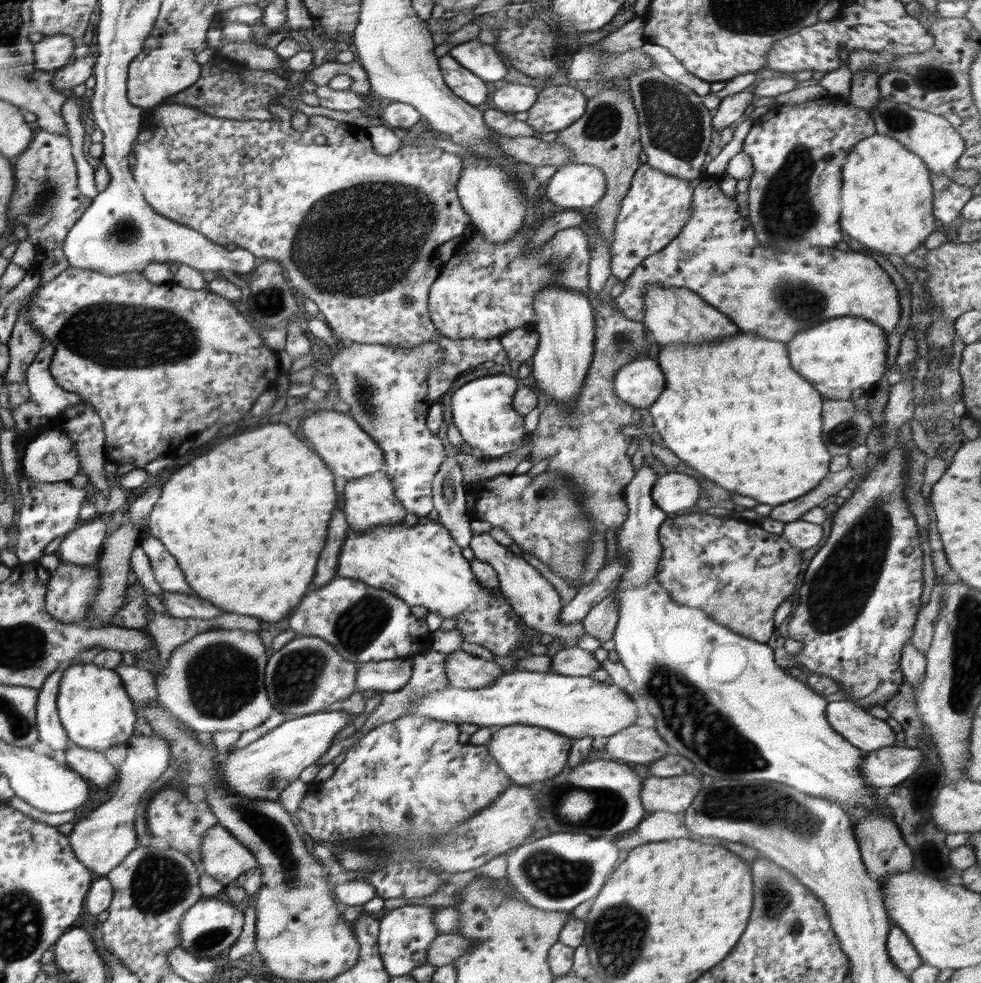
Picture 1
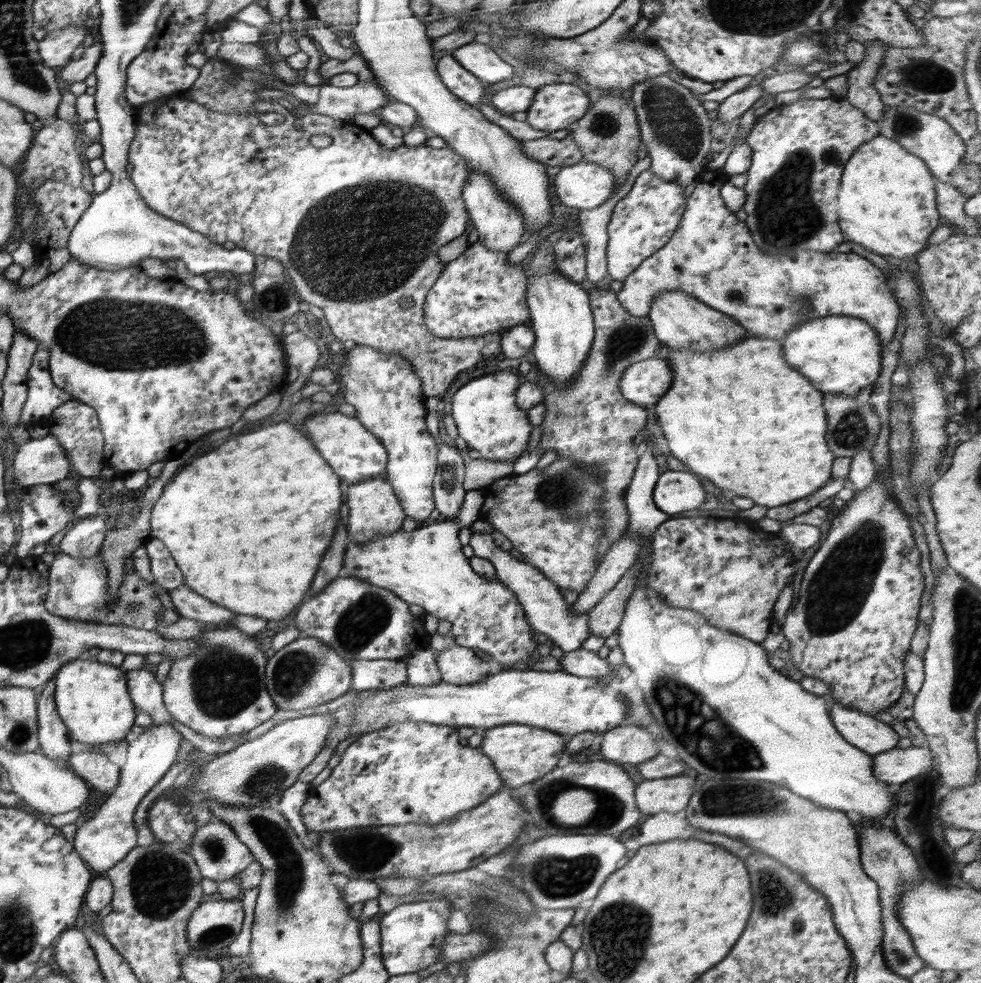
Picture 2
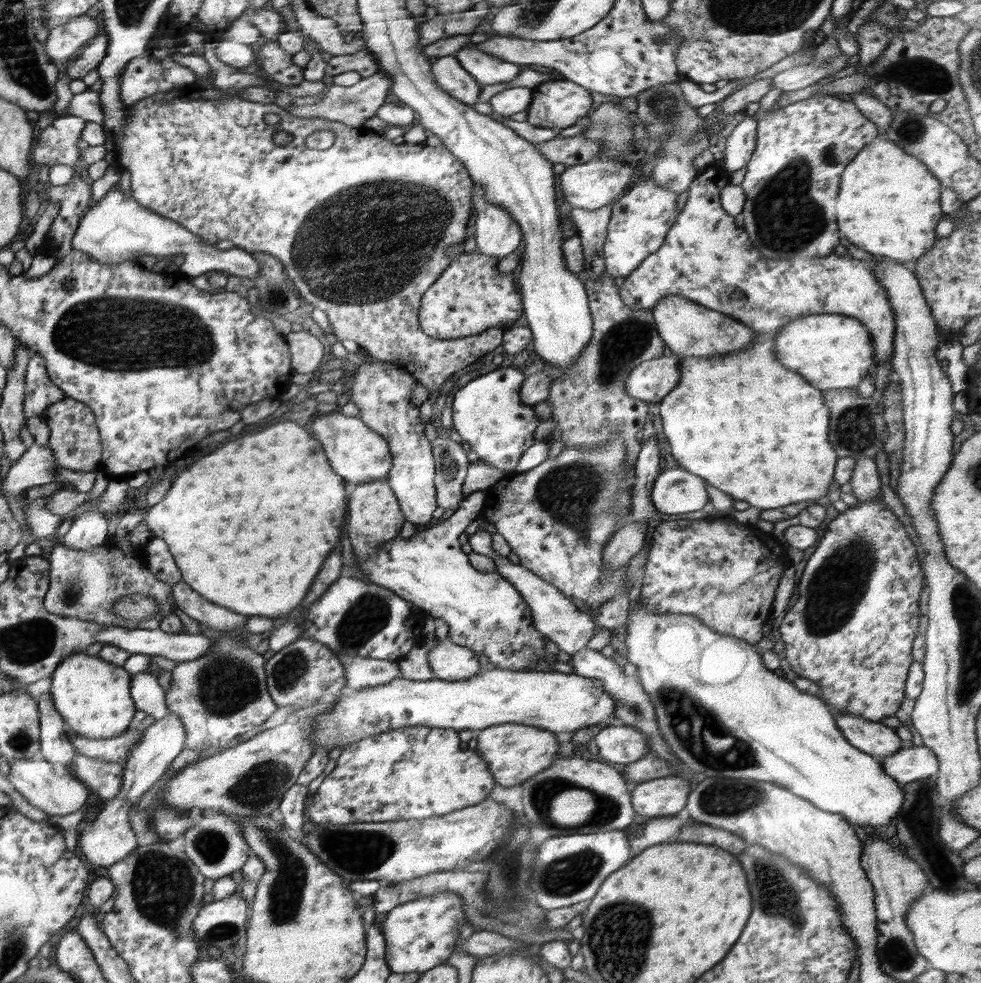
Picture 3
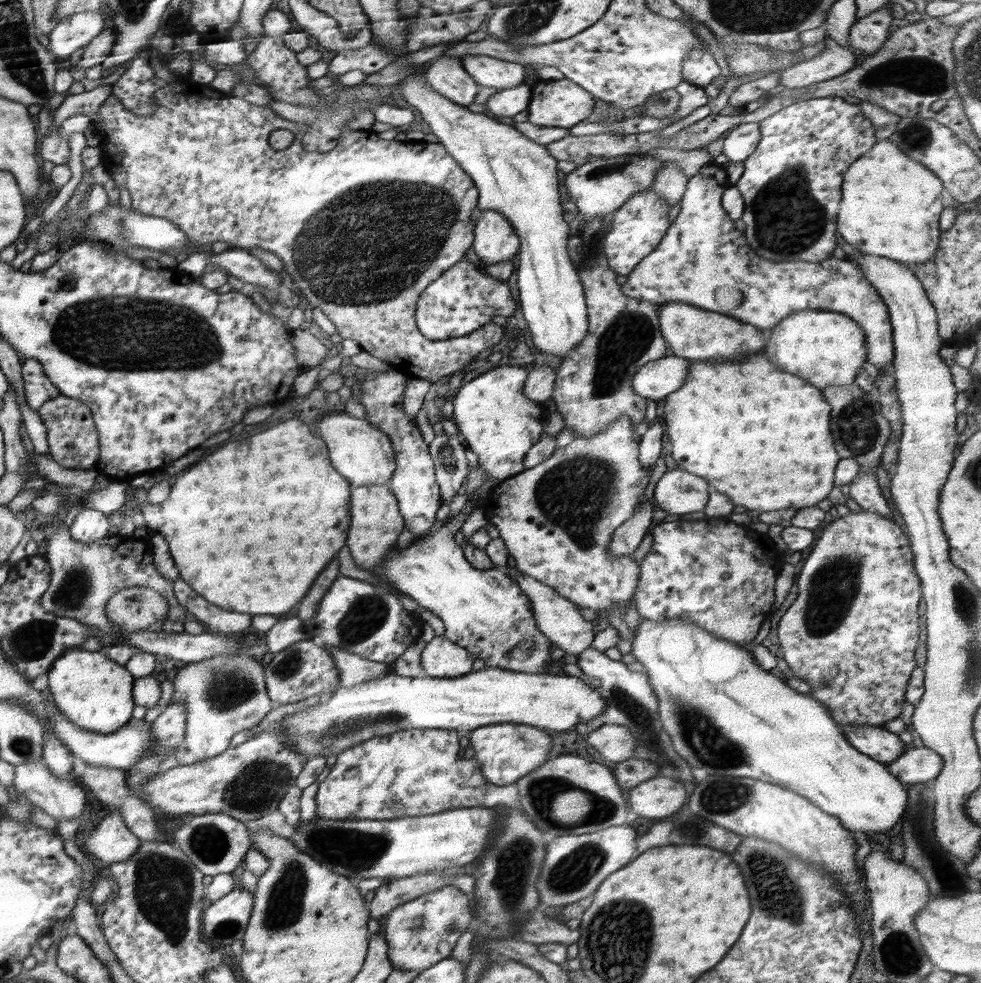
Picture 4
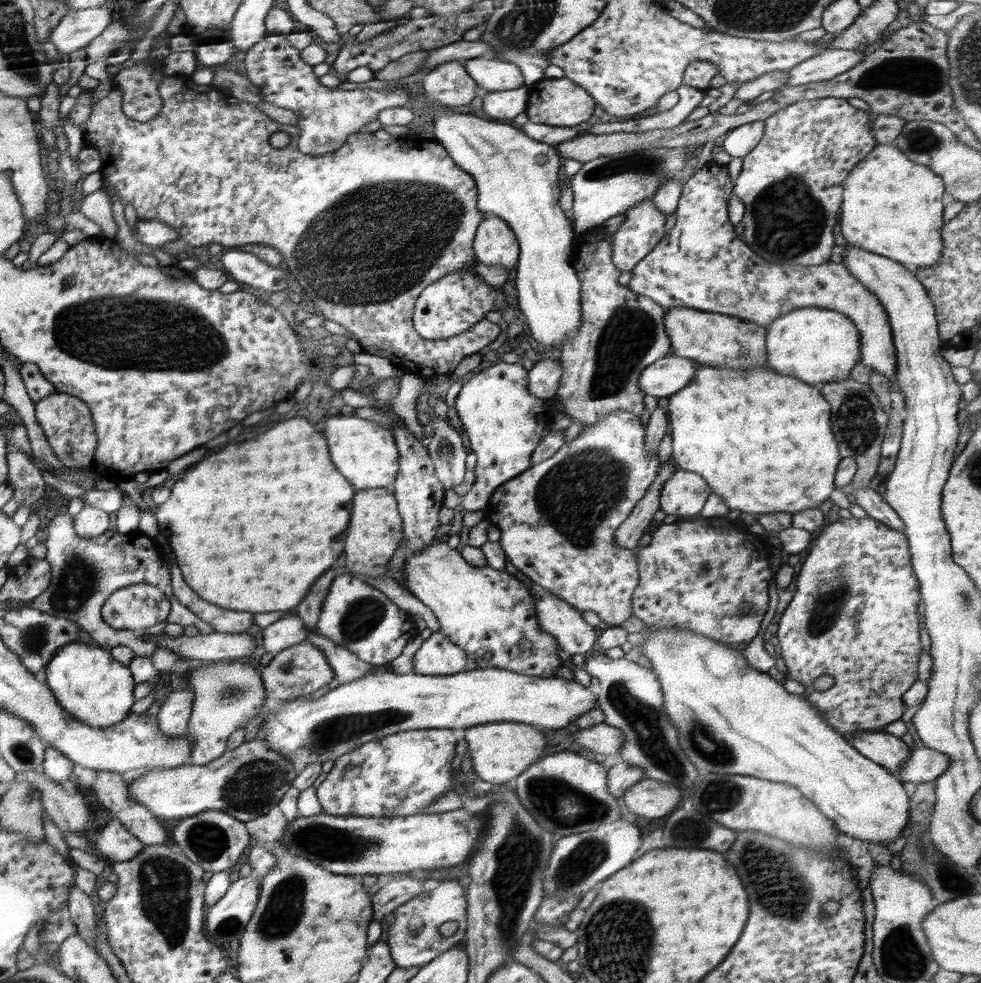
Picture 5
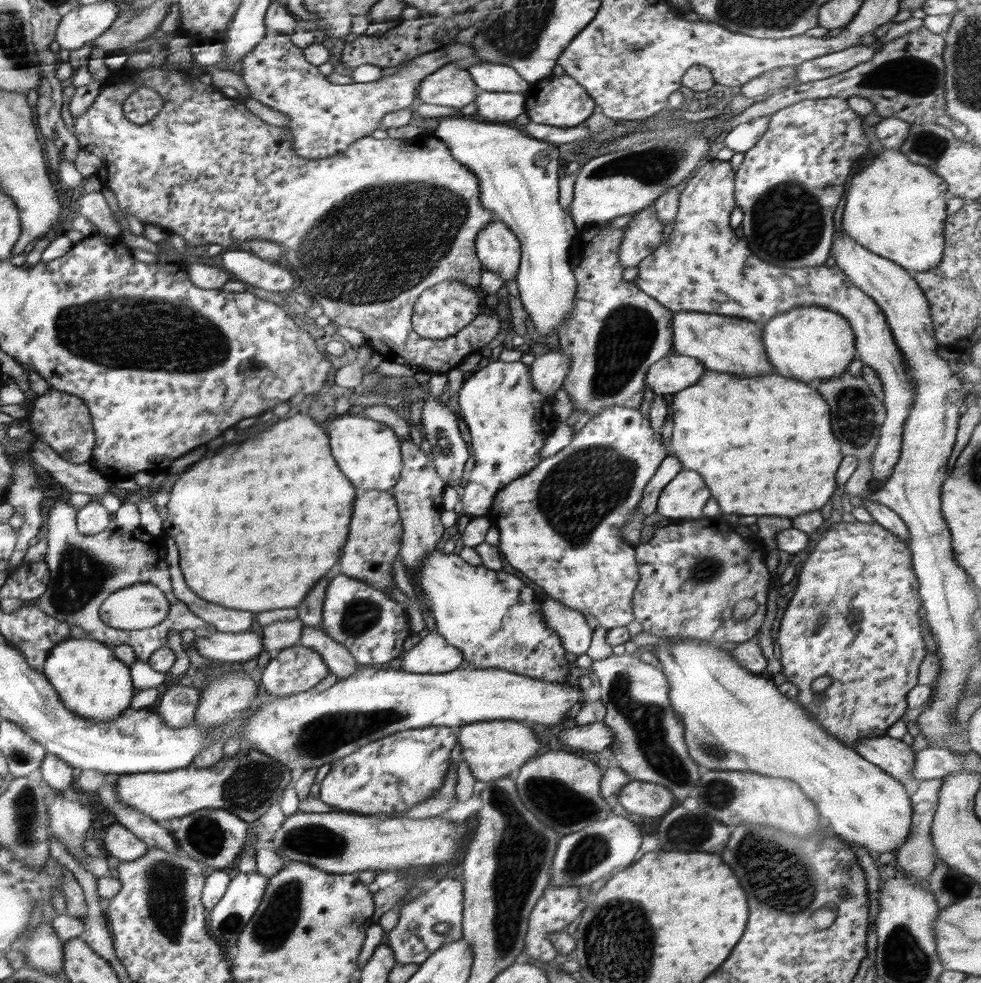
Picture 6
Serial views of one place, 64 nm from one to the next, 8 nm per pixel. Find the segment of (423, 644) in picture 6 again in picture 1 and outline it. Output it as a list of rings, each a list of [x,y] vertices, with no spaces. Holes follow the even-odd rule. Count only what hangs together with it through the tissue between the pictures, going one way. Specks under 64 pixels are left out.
[[[459,648],[446,657],[446,679],[450,687],[477,689],[494,683],[504,671],[496,662],[474,656]]]

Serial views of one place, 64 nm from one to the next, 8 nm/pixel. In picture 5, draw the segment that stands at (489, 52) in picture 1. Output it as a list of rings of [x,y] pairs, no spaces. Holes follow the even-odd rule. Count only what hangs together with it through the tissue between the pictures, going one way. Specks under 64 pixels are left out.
[[[492,56],[464,60],[467,74],[477,83],[478,89],[516,90],[525,85],[518,66]]]

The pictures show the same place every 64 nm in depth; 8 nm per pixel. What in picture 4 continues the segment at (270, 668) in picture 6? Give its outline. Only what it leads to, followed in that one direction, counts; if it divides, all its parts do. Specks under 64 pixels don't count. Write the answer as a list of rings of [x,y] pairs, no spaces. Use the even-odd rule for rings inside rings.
[[[310,639],[296,642],[277,652],[264,667],[264,676],[268,696],[280,704],[300,702],[314,695],[327,697],[336,691],[340,681],[338,666],[334,664],[332,656],[324,646],[318,646]]]

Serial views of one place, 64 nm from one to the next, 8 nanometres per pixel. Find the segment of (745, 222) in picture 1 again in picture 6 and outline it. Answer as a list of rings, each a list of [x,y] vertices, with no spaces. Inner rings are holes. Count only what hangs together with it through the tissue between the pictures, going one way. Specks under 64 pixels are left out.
[[[710,158],[694,174],[694,177],[686,182],[686,188],[679,194],[678,214],[670,238],[662,242],[640,264],[637,264],[639,271],[634,282],[642,292],[650,295],[674,313],[683,311],[722,314],[724,317],[740,317],[758,324],[766,324],[772,317],[793,308],[817,306],[844,316],[844,320],[854,330],[856,357],[877,372],[884,388],[883,405],[887,410],[887,415],[880,427],[878,443],[870,457],[870,468],[872,468],[870,486],[873,490],[879,490],[888,482],[888,478],[900,458],[904,422],[910,414],[910,408],[914,404],[914,394],[916,394],[914,385],[912,385],[912,377],[906,371],[906,361],[902,360],[902,353],[894,342],[892,331],[886,322],[886,316],[884,316],[882,308],[868,294],[864,294],[860,288],[850,283],[836,265],[822,264],[806,268],[784,268],[768,264],[758,258],[756,254],[752,254],[747,242],[743,238],[736,237],[734,229],[730,226],[730,214],[737,206],[733,193],[734,187],[735,172],[730,161]]]

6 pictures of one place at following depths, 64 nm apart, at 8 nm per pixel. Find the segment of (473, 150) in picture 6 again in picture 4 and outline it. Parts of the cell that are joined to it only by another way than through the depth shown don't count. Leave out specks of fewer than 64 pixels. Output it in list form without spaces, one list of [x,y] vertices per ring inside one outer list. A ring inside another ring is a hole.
[[[420,66],[402,82],[401,98],[405,106],[416,108],[432,130],[441,146],[460,164],[474,181],[477,188],[477,207],[481,211],[496,210],[504,214],[516,236],[520,238],[514,275],[517,277],[518,306],[523,312],[533,343],[546,354],[564,358],[568,351],[576,347],[588,331],[588,310],[586,296],[580,283],[577,268],[572,265],[568,255],[568,240],[574,233],[574,226],[564,220],[564,209],[560,203],[561,189],[556,169],[557,158],[549,154],[546,146],[530,141],[520,131],[508,124],[496,121],[484,114],[470,112],[464,106],[450,102],[425,84],[424,66]]]

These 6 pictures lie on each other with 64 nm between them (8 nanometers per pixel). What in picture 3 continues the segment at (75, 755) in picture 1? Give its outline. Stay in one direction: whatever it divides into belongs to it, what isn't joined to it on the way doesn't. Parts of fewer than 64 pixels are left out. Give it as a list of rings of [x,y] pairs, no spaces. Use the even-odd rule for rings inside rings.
[[[77,754],[75,774],[81,778],[104,801],[110,801],[122,786],[123,768],[118,763],[101,762]]]

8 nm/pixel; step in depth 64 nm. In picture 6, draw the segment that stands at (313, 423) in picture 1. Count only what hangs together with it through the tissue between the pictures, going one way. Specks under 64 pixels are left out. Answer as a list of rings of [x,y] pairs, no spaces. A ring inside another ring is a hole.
[[[346,414],[330,422],[328,428],[332,454],[346,474],[346,478],[354,484],[356,495],[372,490],[390,491],[397,483],[402,472],[402,451],[400,441],[394,430],[384,423],[364,416]]]

